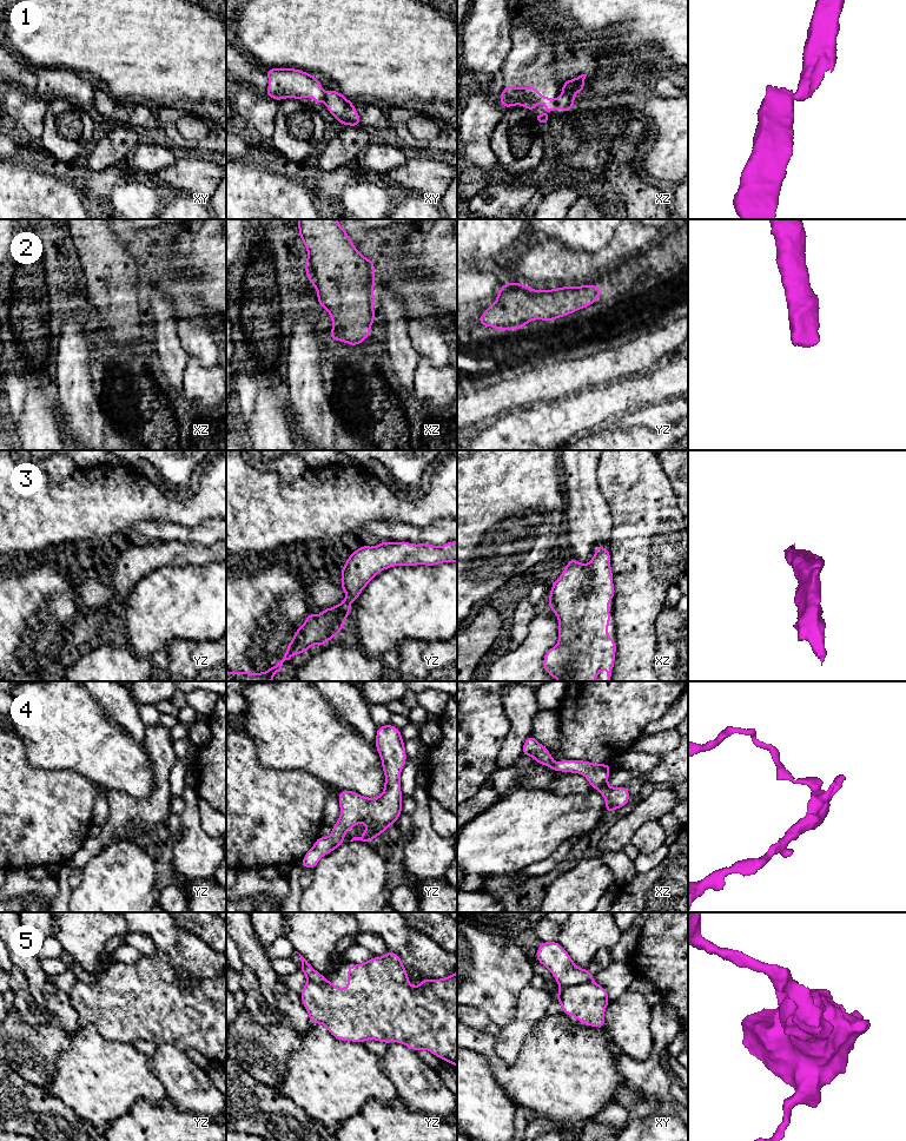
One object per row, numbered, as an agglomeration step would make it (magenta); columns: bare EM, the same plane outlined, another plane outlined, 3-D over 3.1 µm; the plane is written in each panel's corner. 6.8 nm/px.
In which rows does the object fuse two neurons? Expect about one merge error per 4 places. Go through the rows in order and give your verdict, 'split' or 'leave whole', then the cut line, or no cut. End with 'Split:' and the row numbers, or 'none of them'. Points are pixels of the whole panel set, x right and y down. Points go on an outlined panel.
1: split; cut xz (555, 100), (557, 107)
2: leave whole; cut none
3: leave whole; cut none
4: leave whole; cut none
5: split; cut xy (590, 980), (561, 988)
Split: 1, 5

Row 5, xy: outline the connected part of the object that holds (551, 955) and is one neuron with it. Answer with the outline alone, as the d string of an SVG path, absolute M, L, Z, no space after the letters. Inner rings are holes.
M541 942L536 959L550 970L560 988L587 983L594 978L589 969L578 968L558 942Z

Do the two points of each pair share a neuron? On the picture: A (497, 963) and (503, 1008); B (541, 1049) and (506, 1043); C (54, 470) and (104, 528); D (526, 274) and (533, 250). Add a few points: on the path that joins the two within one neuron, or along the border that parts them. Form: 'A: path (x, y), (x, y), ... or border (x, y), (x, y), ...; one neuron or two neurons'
A: path (497, 974), (497, 997); one neuron
B: border (537, 1022), (513, 1063), (507, 1063), (495, 1053); two neurons
C: border (46, 474), (51, 482), (63, 482); two neurons
D: path (526, 268), (533, 261), (533, 256); one neuron

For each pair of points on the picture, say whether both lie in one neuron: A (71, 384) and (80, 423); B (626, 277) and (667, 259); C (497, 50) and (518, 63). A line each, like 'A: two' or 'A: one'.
A: one
B: one
C: two

